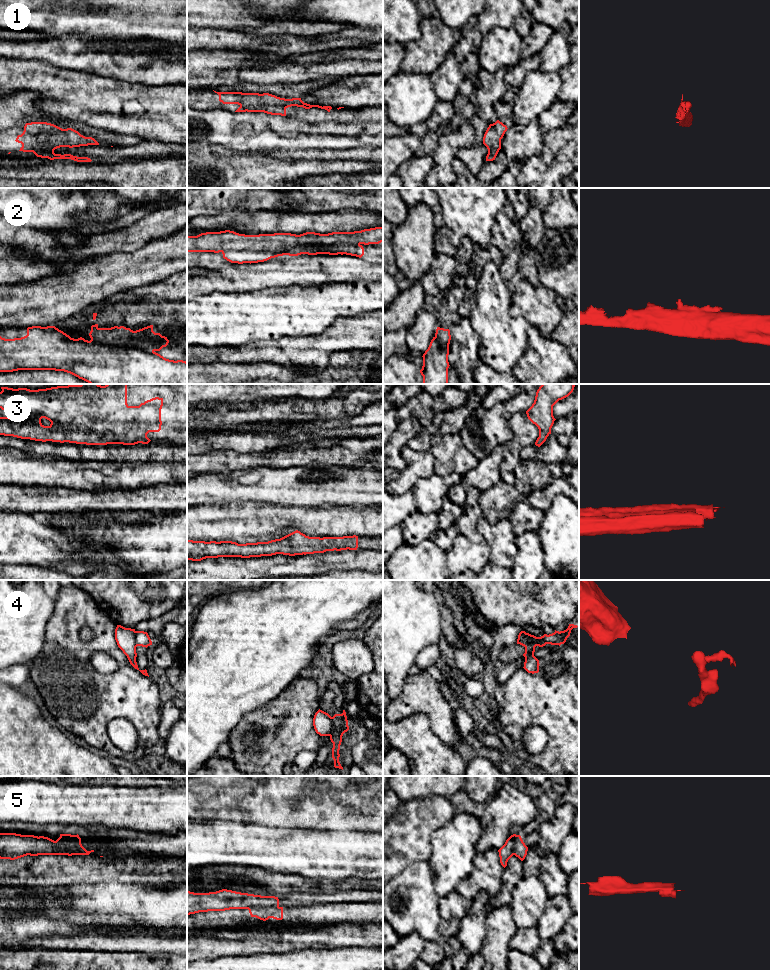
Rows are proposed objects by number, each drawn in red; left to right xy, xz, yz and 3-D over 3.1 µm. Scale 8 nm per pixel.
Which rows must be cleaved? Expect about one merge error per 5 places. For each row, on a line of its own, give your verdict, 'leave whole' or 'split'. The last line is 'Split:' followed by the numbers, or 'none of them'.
1: leave whole
2: split
3: leave whole
4: split
5: split
Split: 2, 4, 5

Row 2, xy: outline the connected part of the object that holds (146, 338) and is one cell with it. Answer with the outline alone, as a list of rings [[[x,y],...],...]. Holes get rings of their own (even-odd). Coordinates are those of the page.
[[[95,324],[91,326],[89,336],[94,341],[108,344],[133,345],[152,352],[160,351],[169,343],[167,337],[153,331],[153,325],[133,331],[124,326],[99,328],[98,324]]]

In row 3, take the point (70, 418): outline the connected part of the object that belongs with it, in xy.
[[[80,384],[46,389],[1,387],[0,408],[13,417],[0,417],[0,435],[35,441],[86,445],[148,444],[149,432],[161,430],[163,398],[139,406],[127,404],[127,384]]]

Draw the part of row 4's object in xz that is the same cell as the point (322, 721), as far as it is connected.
[[[319,709],[314,715],[313,726],[320,736],[330,736],[333,730],[332,718],[328,713]]]

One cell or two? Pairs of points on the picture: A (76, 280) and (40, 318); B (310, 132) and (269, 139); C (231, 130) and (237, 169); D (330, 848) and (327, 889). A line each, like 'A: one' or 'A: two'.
A: one
B: one
C: two
D: two

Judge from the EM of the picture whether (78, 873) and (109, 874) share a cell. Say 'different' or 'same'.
same

